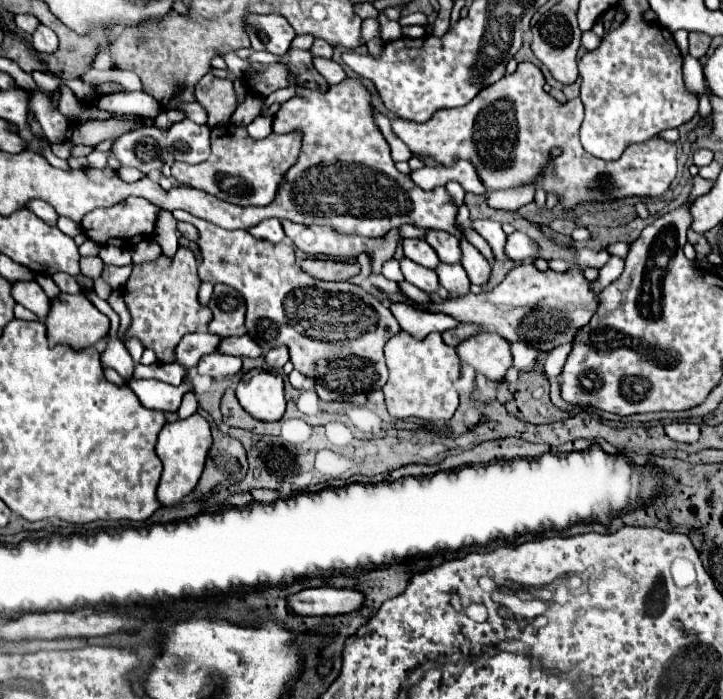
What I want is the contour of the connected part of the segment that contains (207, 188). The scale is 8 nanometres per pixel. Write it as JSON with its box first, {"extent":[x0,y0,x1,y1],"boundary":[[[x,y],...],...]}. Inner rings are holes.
{"extent":[171,124,301,206],"boundary":[[[221,124],[211,128],[211,156],[201,162],[201,164],[185,164],[185,162],[175,162],[171,166],[171,176],[185,186],[203,190],[211,196],[217,196],[225,202],[233,202],[237,206],[267,206],[275,196],[277,196],[277,188],[285,176],[285,172],[297,162],[297,156],[301,152],[301,136],[291,132],[291,134],[271,134],[263,140],[255,140],[247,134],[247,128],[237,126],[237,124]]]}

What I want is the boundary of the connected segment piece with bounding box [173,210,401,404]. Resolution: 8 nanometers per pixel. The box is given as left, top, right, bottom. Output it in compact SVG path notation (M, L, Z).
M175 210L173 216L177 220L193 224L199 230L197 244L203 256L203 262L199 264L199 278L213 284L223 282L239 290L247 302L247 322L245 322L247 334L265 352L285 344L291 352L291 362L299 366L295 370L315 380L315 390L321 400L345 400L353 404L365 404L367 394L371 392L371 384L373 390L385 384L387 372L385 372L383 346L389 338L397 336L401 328L391 310L385 308L377 298L373 298L361 286L349 282L325 282L309 276L297 264L295 250L289 242L273 244L267 240L253 238L251 234L247 234L247 230L223 230L219 226L213 226L211 222L195 218L185 210Z

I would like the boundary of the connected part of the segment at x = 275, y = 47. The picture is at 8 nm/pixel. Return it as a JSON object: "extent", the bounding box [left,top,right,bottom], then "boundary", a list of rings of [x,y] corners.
{"extent":[245,14,297,56],"boundary":[[[249,14],[245,18],[245,30],[253,50],[267,50],[277,56],[283,56],[297,36],[291,24],[279,14]]]}

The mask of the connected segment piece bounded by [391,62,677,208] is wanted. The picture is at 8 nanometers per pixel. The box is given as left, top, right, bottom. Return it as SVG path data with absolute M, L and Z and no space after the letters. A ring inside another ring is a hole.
M523 62L517 66L515 74L503 76L499 82L483 88L475 96L475 100L469 102L467 106L453 108L453 110L449 108L439 110L431 120L423 124L395 118L391 122L391 130L397 138L401 138L409 146L413 156L429 156L437 164L443 164L443 166L451 166L457 158L469 160L477 168L487 190L517 188L537 178L537 186L541 186L545 192L557 194L563 206L567 208L573 208L575 204L587 202L587 200L613 200L613 198L623 198L623 196L655 198L655 196L661 196L671 186L677 174L677 146L673 142L653 136L647 142L629 146L625 154L615 162L599 160L591 156L589 152L585 152L581 146L579 131L585 112L581 98L577 97L565 104L559 104L549 94L545 94L543 84L545 84L543 72L535 64ZM555 146L563 148L563 154L549 162L549 150Z

